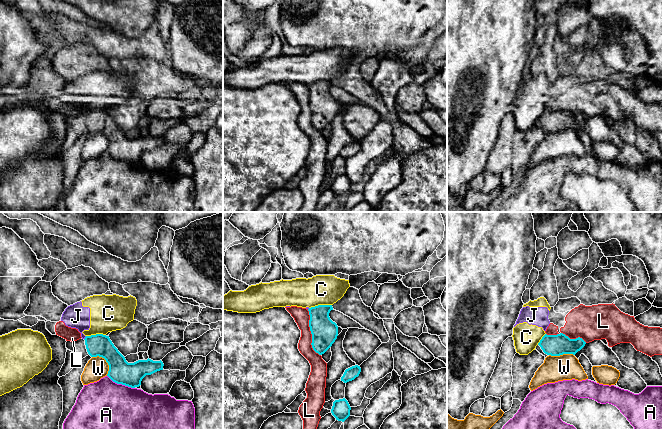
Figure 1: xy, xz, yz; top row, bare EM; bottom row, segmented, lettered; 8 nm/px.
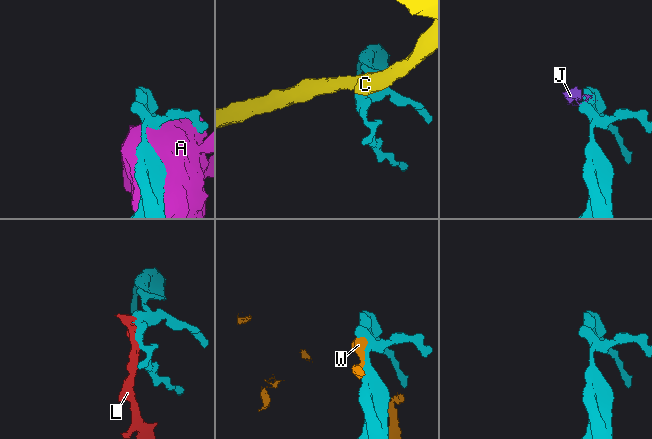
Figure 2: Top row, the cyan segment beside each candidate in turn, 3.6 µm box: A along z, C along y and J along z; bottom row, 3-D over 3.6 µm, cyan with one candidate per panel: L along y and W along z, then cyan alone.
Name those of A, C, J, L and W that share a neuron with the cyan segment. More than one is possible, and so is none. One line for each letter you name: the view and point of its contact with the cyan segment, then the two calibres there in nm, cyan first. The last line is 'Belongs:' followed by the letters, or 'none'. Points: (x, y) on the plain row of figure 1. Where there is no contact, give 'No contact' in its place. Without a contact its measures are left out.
Belongs: none

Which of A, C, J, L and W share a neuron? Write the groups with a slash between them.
A / C J / L / W

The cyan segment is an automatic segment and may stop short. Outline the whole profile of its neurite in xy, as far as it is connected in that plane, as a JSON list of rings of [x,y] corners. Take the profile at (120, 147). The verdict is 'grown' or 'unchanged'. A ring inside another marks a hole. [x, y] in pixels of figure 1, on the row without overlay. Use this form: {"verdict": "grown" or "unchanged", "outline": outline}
{"verdict": "unchanged", "outline": [[[96,110],[85,113],[85,121],[91,133],[102,133],[109,141],[107,152],[115,159],[131,164],[139,163],[146,151],[163,146],[163,138],[151,135],[128,139],[114,122],[109,112]]]}

